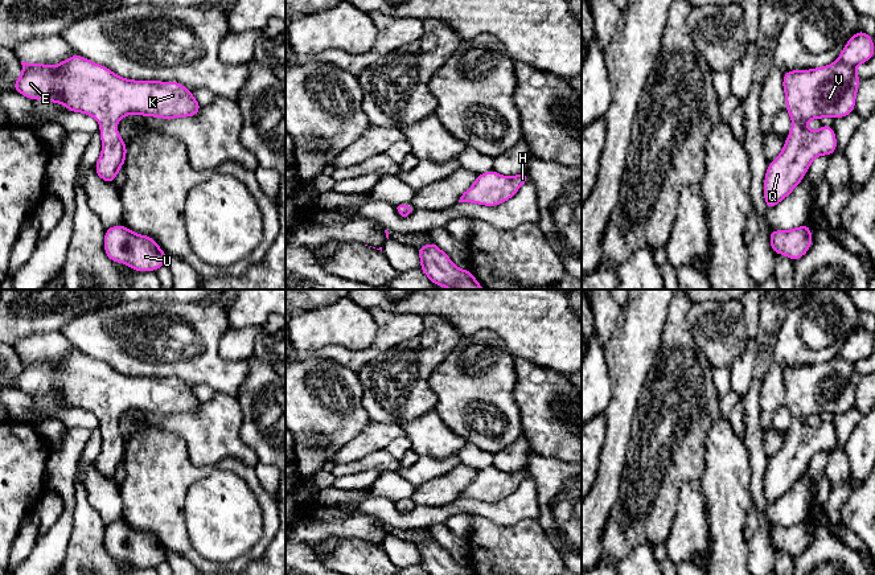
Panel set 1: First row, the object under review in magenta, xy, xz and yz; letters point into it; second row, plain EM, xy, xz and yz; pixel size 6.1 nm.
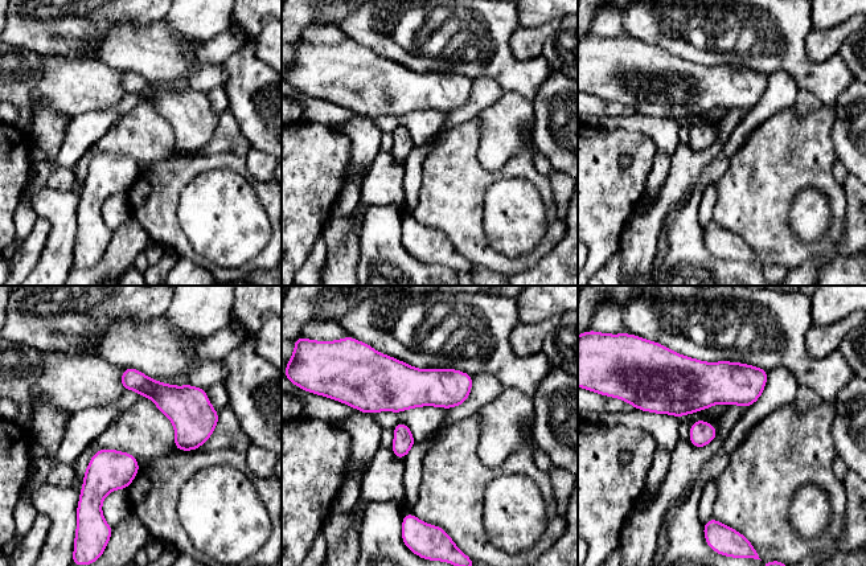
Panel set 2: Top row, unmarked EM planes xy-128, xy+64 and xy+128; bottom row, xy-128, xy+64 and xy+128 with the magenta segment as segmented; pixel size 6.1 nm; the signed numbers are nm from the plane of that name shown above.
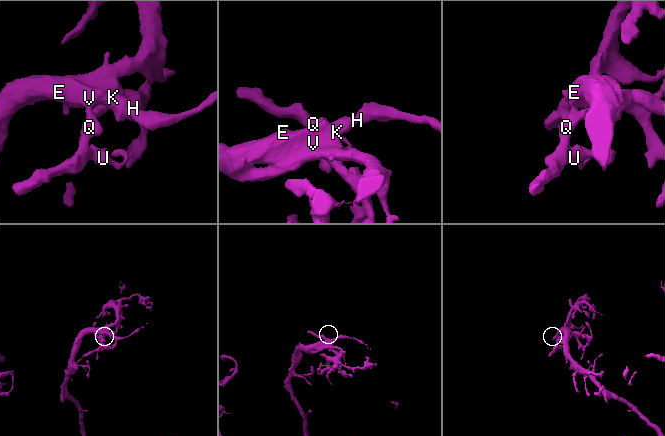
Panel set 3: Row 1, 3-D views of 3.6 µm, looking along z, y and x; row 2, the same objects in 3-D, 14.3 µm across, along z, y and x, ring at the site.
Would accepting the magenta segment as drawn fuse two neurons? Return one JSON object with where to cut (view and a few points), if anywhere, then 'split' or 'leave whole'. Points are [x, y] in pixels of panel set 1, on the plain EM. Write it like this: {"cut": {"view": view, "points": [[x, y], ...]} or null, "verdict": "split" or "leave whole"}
{"cut": null, "verdict": "leave whole"}

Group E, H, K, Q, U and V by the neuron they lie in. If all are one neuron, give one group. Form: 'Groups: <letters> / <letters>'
Groups: E H K Q U V

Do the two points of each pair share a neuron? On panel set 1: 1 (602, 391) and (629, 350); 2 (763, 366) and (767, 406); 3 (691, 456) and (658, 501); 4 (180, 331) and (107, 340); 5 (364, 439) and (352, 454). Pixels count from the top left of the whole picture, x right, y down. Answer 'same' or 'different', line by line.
1: different
2: different
3: same
4: same
5: same

